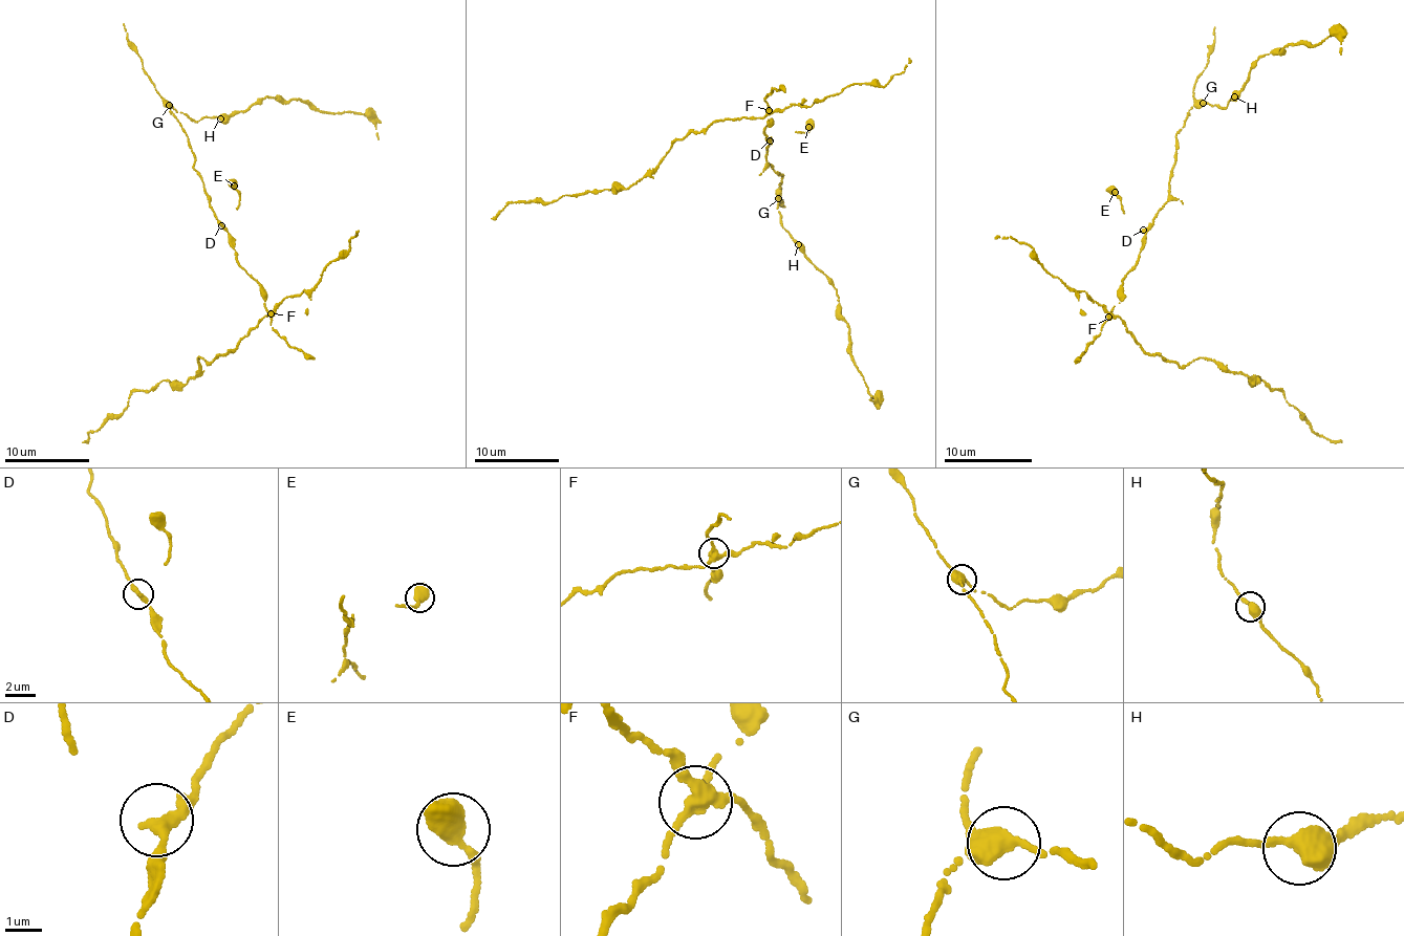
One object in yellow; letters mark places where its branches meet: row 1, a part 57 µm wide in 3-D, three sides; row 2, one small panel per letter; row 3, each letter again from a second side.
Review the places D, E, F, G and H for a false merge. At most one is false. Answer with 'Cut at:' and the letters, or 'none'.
Cut at: F

